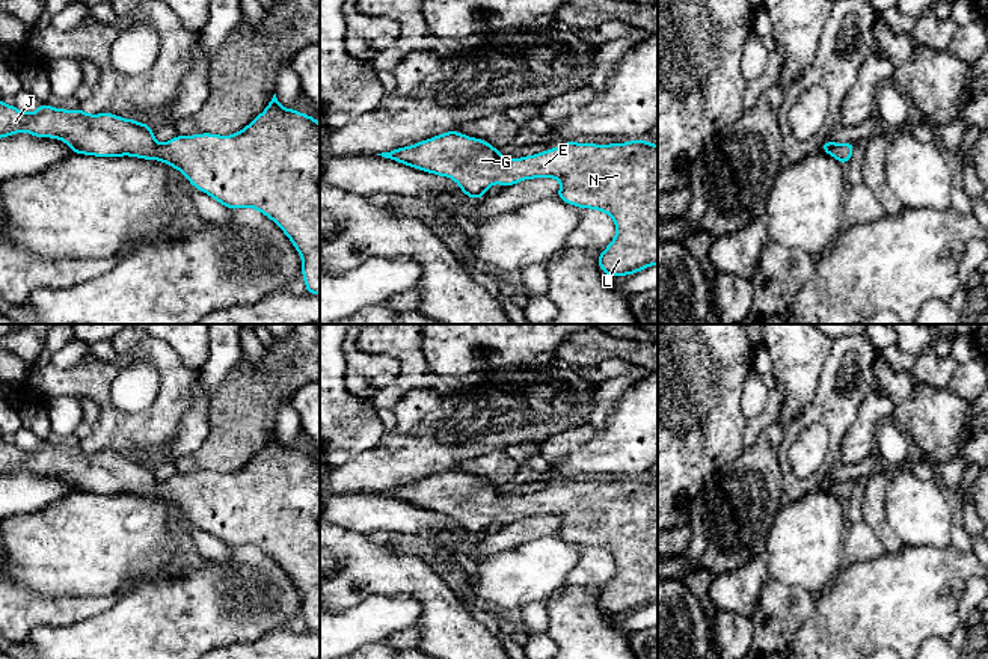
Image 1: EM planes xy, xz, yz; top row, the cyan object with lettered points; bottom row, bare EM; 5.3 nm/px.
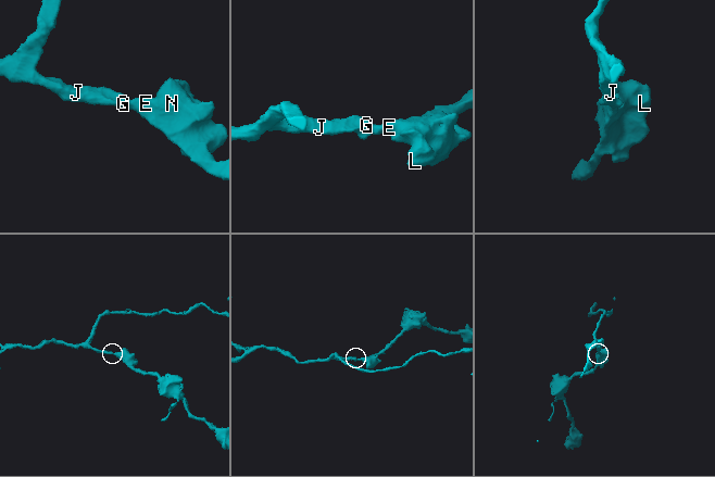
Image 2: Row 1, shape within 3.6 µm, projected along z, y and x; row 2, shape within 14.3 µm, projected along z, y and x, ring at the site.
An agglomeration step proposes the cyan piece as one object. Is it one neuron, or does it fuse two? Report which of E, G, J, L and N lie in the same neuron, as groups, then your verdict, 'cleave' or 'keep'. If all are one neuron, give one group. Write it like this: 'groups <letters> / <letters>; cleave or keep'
groups E G J L N; keep

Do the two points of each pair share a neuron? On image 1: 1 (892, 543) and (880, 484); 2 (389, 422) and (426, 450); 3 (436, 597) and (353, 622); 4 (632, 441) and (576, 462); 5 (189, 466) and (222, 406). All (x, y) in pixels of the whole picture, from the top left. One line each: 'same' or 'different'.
1: same
2: different
3: different
4: same
5: same

